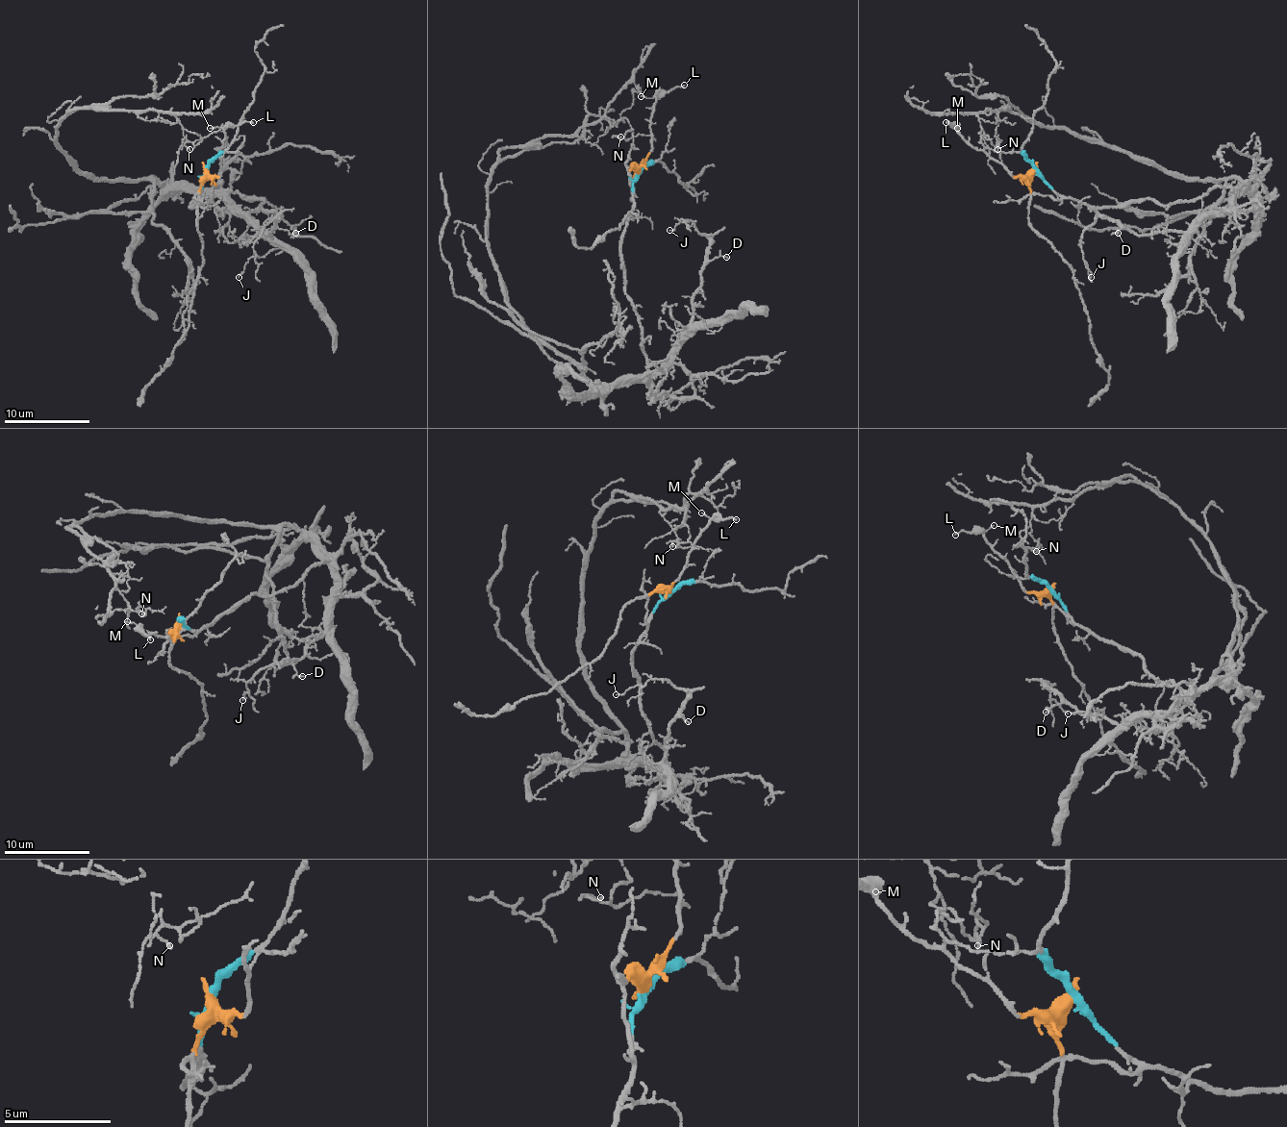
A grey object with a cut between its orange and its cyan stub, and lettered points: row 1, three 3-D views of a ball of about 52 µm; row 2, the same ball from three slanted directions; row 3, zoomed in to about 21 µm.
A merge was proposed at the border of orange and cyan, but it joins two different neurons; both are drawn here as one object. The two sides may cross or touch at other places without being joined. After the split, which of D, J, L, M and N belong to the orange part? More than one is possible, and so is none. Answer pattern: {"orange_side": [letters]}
{"orange_side": ["L", "M"]}

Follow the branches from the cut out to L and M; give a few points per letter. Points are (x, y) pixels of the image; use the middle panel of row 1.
L: (638, 174), (650, 148), (650, 114), (655, 97), (685, 85)
M: (638, 174), (650, 148), (650, 114), (655, 97), (640, 95)

